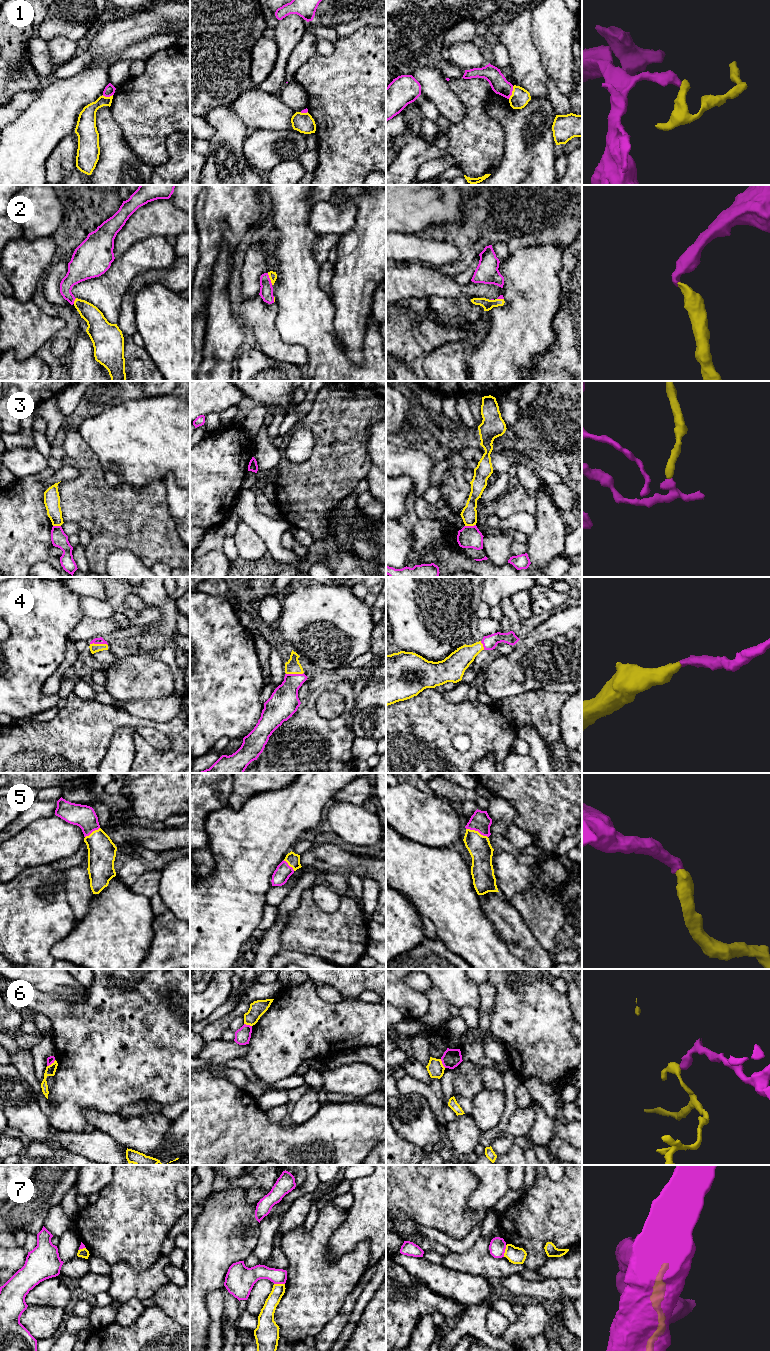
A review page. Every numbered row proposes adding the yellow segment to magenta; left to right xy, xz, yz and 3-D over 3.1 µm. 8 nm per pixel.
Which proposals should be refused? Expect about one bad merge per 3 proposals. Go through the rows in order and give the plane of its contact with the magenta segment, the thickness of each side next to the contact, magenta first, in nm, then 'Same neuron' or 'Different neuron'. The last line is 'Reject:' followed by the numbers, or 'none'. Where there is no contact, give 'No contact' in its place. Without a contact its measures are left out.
1: Touches magenta in yz. Thickness 140 nm (magenta) against 150 nm. Different neuron
2: Touches magenta in xz. Thickness 110 nm (magenta) against 60 nm. Same neuron
3: Touches magenta in yz. Thickness 180 nm (magenta) against 130 nm. Different neuron
4: Touches magenta in xy. Thickness 50 nm (magenta) against 70 nm. Same neuron
5: Touches magenta in yz. Thickness 160 nm (magenta) against 190 nm. Same neuron
6: Touches magenta in xy. Thickness 60 nm (magenta) against 80 nm. Different neuron
7: Touches magenta in yz. Thickness 130 nm (magenta) against 140 nm. Different neuron
Reject: 1, 3, 6, 7

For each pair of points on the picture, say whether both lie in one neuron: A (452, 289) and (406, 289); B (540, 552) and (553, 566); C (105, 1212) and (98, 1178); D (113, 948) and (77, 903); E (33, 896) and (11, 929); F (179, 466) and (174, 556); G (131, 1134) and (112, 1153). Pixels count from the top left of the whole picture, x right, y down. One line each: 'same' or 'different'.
A: same
B: different
C: different
D: different
E: same
F: different
G: different

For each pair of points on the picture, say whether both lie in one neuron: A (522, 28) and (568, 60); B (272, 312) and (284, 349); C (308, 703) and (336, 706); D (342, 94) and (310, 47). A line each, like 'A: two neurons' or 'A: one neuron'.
A: two neurons
B: one neuron
C: two neurons
D: two neurons

